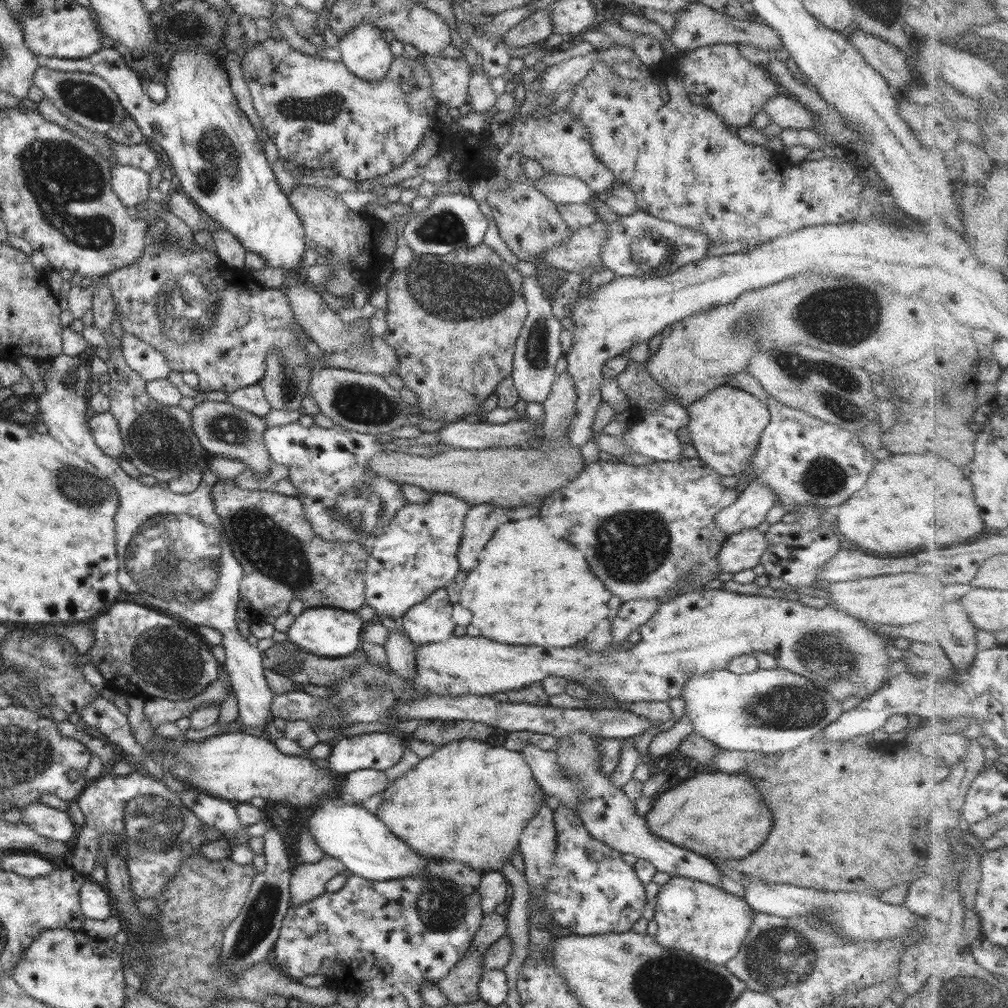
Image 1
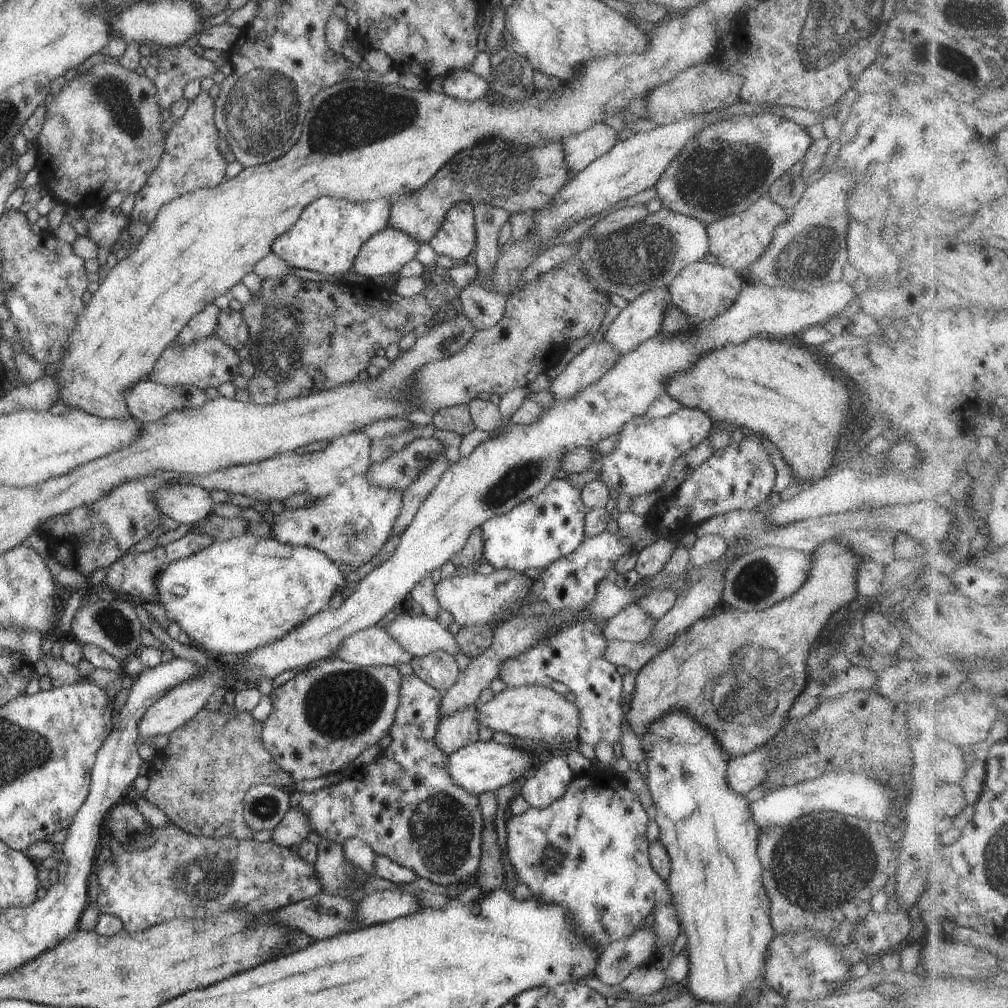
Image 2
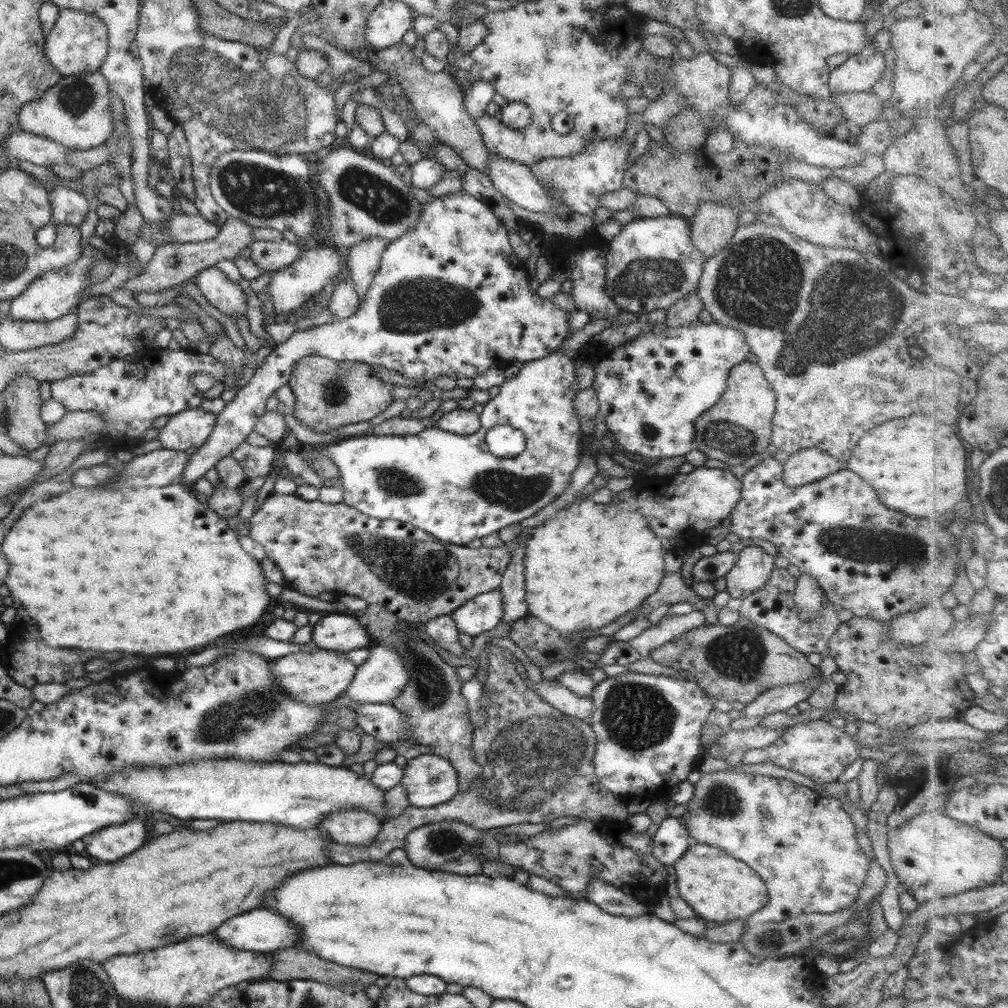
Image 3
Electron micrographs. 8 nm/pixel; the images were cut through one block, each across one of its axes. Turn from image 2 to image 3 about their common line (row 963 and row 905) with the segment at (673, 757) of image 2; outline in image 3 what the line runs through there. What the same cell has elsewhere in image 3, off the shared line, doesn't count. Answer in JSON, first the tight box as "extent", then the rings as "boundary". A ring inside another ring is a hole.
{"extent":[674,842,770,925],"boundary":[[[692,842],[684,852],[684,856],[674,863],[674,870],[677,876],[679,897],[685,900],[690,908],[693,908],[699,918],[712,920],[718,925],[732,922],[735,919],[749,920],[750,916],[763,909],[770,899],[766,882],[760,880],[760,876],[756,872],[752,872],[752,868],[748,868],[741,860],[732,858],[727,852],[707,844]]]}

